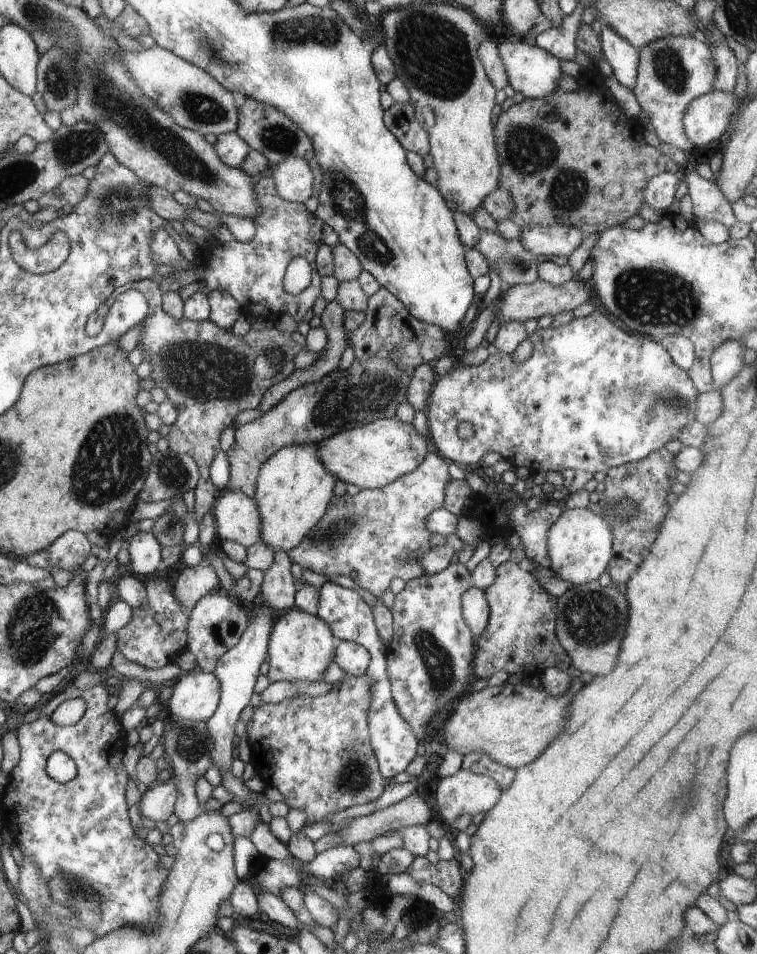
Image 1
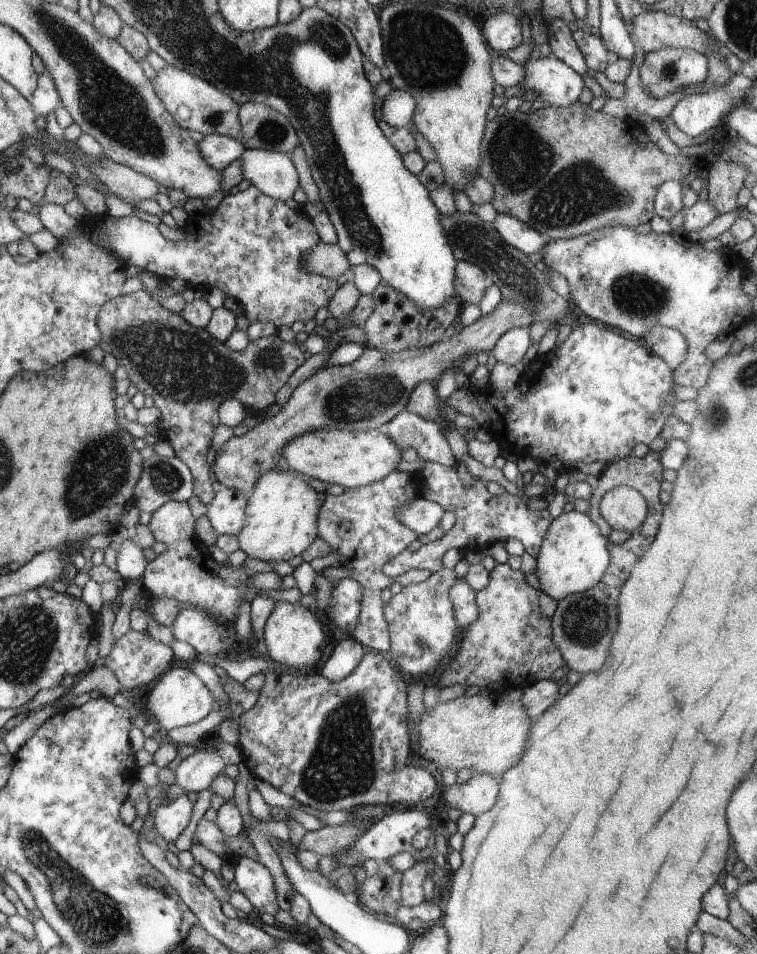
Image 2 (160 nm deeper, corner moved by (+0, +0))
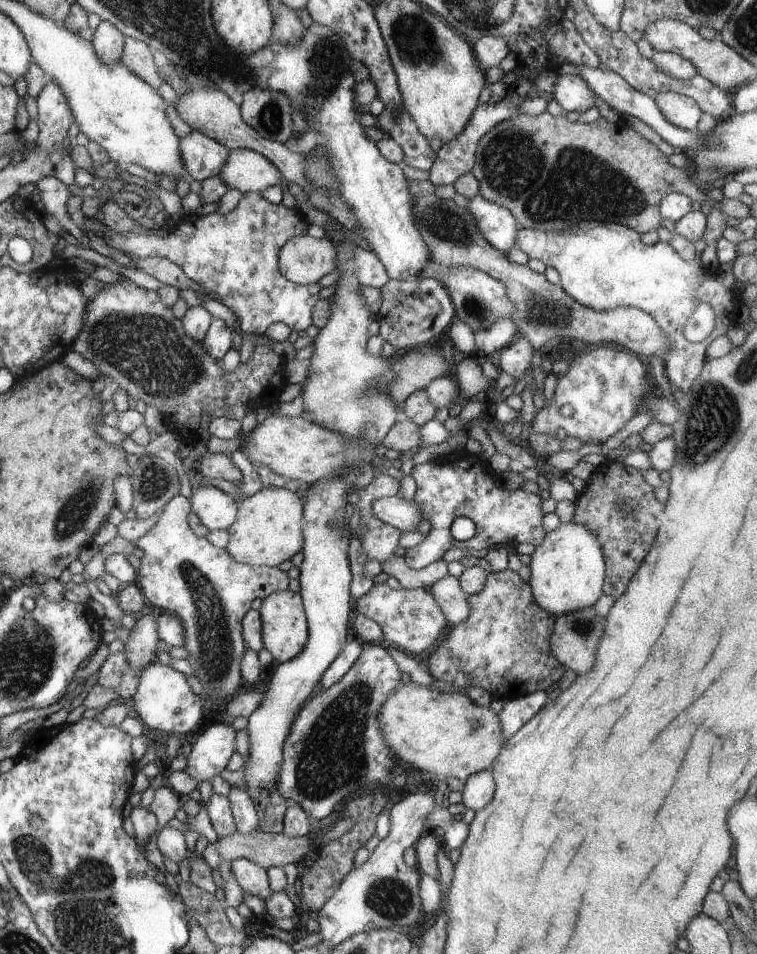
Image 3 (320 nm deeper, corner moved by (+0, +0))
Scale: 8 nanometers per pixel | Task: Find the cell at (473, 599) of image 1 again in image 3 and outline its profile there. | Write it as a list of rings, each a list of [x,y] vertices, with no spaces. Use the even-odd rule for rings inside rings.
[[[446,576],[431,587],[432,596],[440,606],[441,615],[450,625],[462,622],[470,614],[468,594],[462,590],[459,579]]]

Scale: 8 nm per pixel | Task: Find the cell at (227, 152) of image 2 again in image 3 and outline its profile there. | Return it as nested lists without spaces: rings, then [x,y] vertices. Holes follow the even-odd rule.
[[[196,131],[182,138],[181,152],[188,178],[201,183],[205,179],[219,176],[230,154],[226,146]]]

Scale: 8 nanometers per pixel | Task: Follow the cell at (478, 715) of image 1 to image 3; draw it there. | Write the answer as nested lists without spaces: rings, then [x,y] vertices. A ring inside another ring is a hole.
[[[412,681],[406,684],[399,682],[398,688],[384,702],[378,720],[384,742],[390,746],[392,752],[396,752],[396,758],[402,765],[411,764],[414,768],[430,772],[439,779],[452,777],[465,782],[470,776],[482,770],[491,770],[502,746],[506,744],[506,738],[502,736],[500,716],[487,705],[485,700],[477,695],[463,693],[442,694]]]

